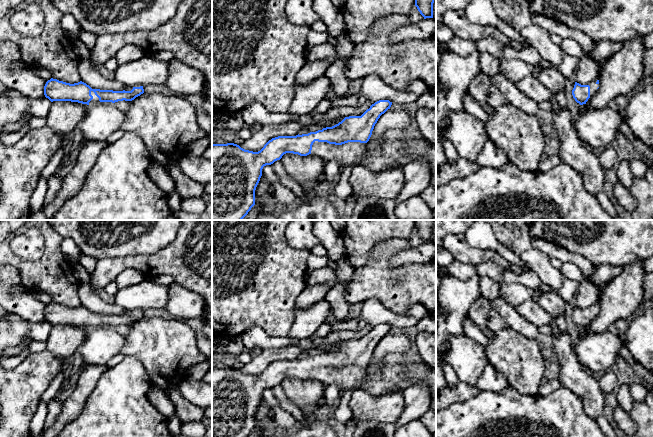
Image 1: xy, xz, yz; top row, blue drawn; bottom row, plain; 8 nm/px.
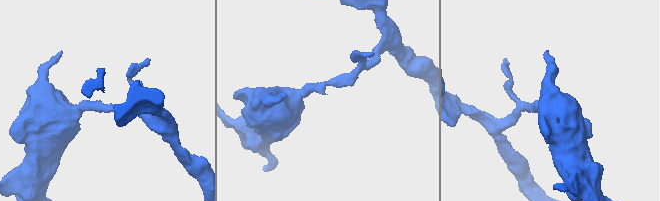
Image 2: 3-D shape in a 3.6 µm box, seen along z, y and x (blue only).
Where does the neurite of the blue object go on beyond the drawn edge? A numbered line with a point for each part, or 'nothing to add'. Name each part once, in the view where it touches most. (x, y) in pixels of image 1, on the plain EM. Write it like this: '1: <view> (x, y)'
1: xz (352, 377)

